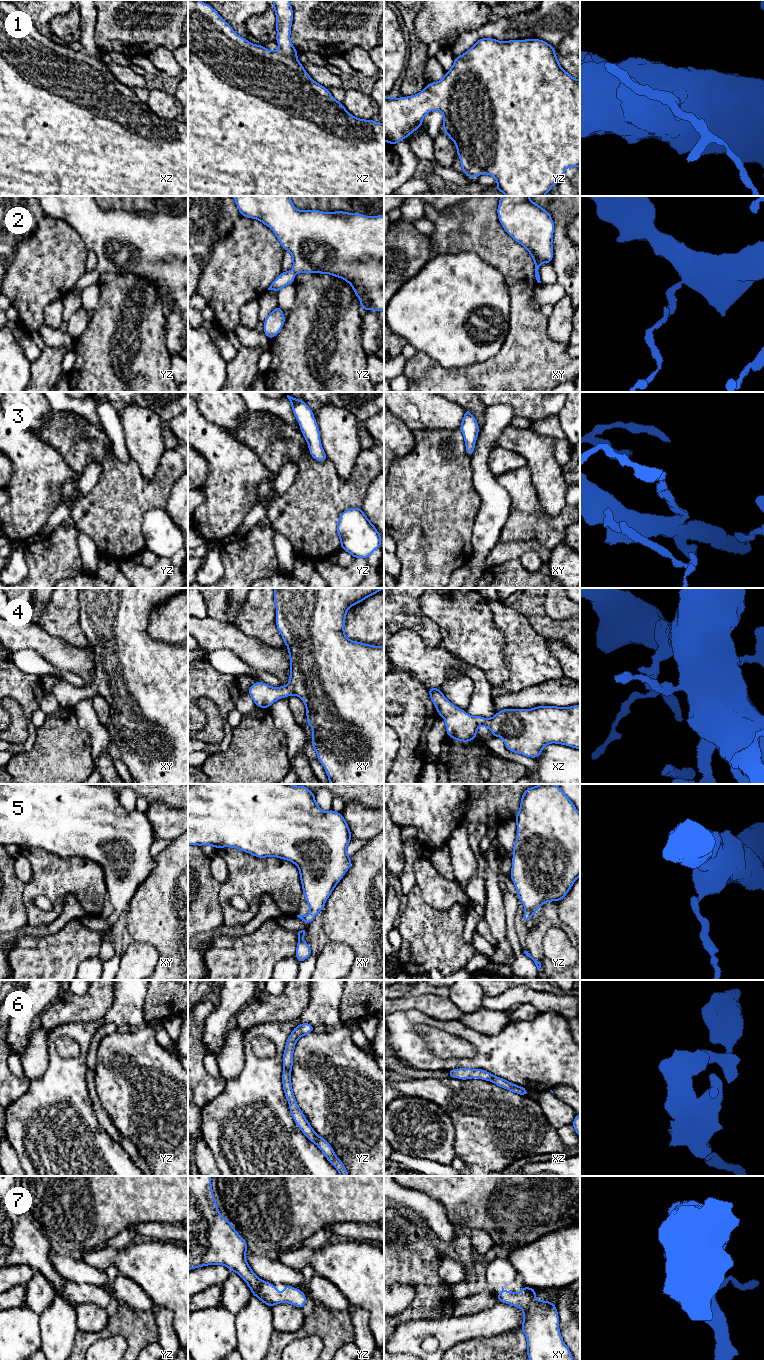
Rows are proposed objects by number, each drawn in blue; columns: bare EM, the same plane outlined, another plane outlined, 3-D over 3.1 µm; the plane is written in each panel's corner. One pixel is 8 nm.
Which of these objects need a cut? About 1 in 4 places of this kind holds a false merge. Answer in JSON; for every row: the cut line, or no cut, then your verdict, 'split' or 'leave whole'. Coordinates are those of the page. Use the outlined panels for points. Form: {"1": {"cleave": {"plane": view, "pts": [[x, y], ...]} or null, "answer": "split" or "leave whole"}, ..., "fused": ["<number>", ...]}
{"1": {"cleave": null, "answer": "leave whole"}, "2": {"cleave": null, "answer": "leave whole"}, "3": {"cleave": null, "answer": "leave whole"}, "4": {"cleave": null, "answer": "leave whole"}, "5": {"cleave": null, "answer": "leave whole"}, "6": {"cleave": {"plane": "yz", "pts": [[284, 1067], [290, 1071]]}, "answer": "split"}, "7": {"cleave": null, "answer": "leave whole"}, "fused": ["6"]}

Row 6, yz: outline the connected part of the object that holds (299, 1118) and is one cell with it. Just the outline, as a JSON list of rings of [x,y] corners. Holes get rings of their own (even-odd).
[[[286,1068],[283,1069],[282,1083],[285,1097],[289,1103],[289,1109],[296,1125],[311,1142],[315,1143],[318,1146],[318,1148],[326,1156],[327,1160],[337,1169],[340,1176],[349,1176],[344,1164],[336,1156],[331,1145],[327,1142],[327,1140],[320,1137],[313,1130],[305,1115],[298,1107],[292,1090],[291,1071],[287,1070]]]

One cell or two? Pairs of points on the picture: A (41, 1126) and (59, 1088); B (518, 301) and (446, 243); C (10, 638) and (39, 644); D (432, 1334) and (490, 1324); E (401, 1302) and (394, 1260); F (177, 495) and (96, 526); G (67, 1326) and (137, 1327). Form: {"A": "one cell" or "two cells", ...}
{"A": "one cell", "B": "one cell", "C": "one cell", "D": "one cell", "E": "two cells", "F": "two cells", "G": "two cells"}

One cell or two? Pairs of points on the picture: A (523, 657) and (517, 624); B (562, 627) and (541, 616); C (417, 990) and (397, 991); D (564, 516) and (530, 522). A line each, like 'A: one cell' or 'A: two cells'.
A: one cell
B: one cell
C: one cell
D: one cell

